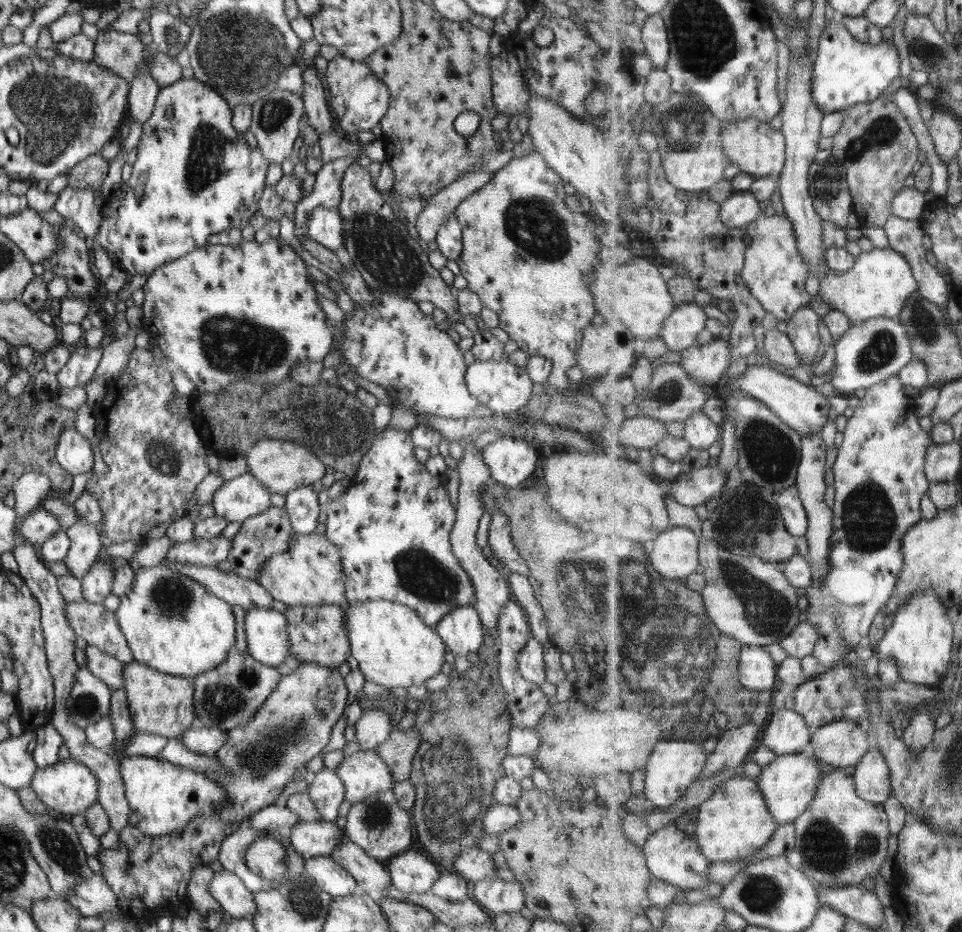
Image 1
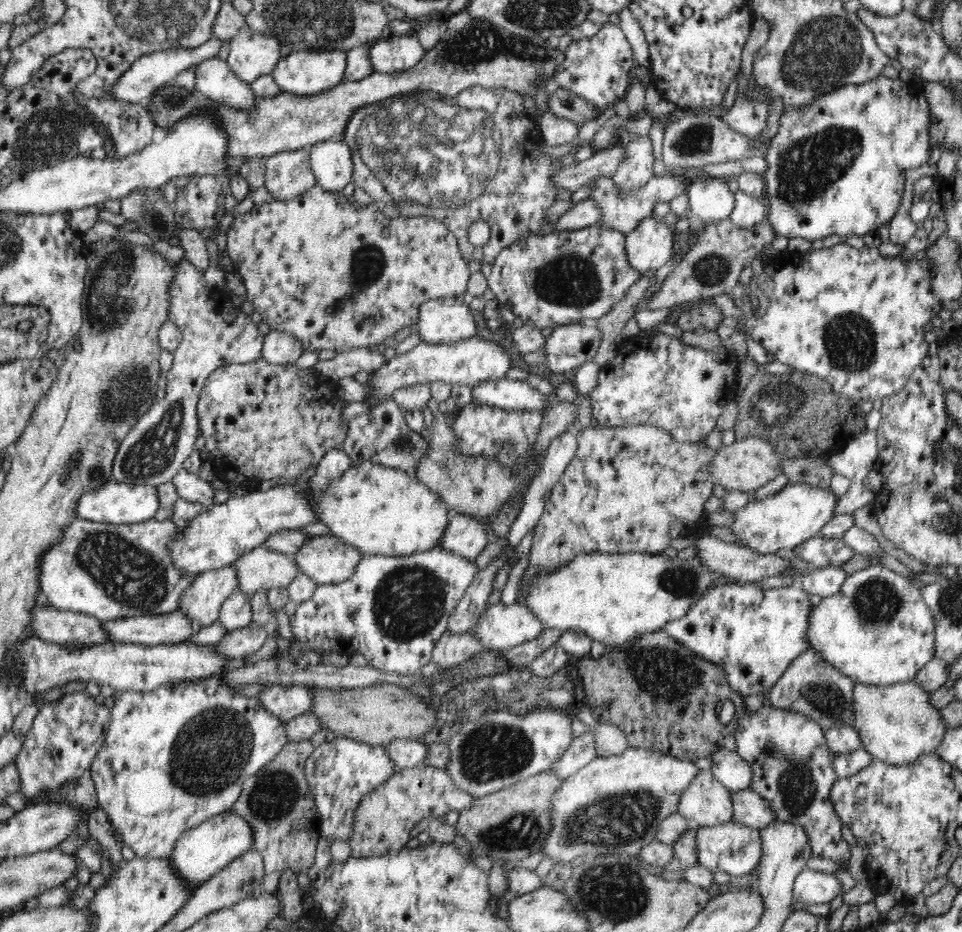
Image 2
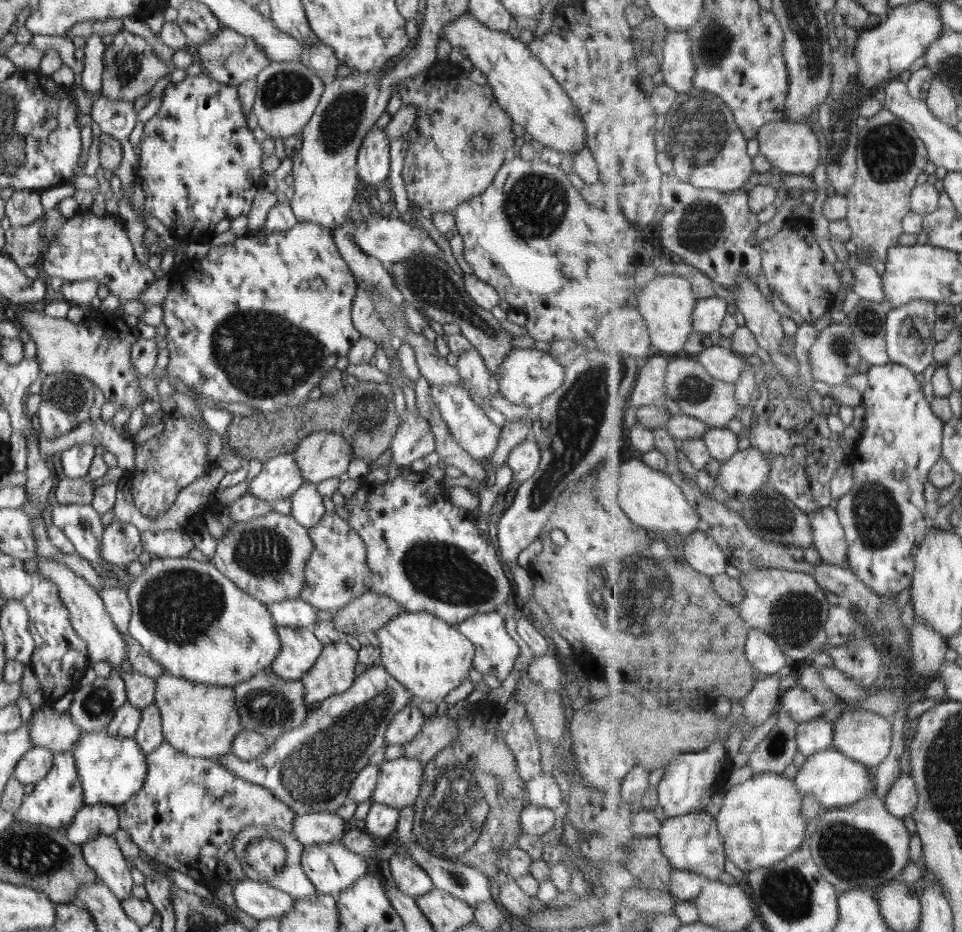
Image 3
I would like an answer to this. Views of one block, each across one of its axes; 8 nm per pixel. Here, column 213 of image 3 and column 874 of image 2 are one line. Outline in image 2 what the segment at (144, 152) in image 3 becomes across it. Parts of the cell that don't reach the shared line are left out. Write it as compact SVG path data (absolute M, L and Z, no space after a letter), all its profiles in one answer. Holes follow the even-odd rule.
M880 74L876 78L859 85L847 84L842 85L833 91L828 91L823 95L817 96L805 107L788 107L779 119L778 132L774 135L765 152L765 160L767 162L767 170L762 175L765 182L765 202L767 204L767 221L775 230L776 235L786 236L790 238L806 238L806 240L814 241L826 236L834 236L838 234L842 239L847 236L864 236L871 239L875 235L876 230L884 224L888 224L900 204L903 202L905 190L905 173L910 168L918 168L924 166L930 160L932 146L930 146L930 105L926 101L926 95L920 90L912 90L912 86L902 81L902 79L890 79Z

